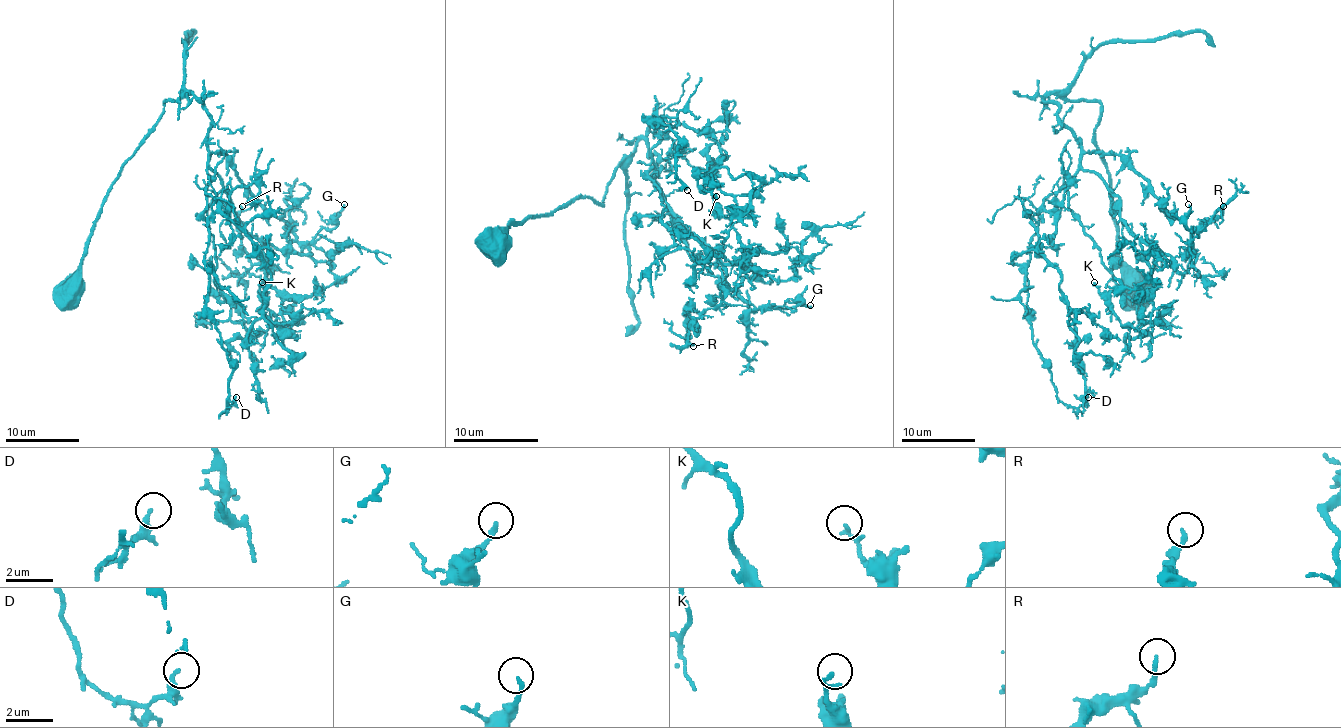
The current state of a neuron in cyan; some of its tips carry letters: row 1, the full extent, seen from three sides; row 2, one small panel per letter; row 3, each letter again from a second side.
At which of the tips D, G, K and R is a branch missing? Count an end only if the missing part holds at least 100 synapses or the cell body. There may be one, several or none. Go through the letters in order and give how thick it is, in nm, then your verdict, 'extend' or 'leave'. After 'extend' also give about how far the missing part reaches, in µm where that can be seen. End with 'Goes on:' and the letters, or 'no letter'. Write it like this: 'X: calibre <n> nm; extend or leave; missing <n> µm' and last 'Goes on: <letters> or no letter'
D: calibre 220 nm; leave
G: calibre 170 nm; leave
K: calibre 120 nm; leave
R: calibre 170 nm; leave
Goes on: no letter

